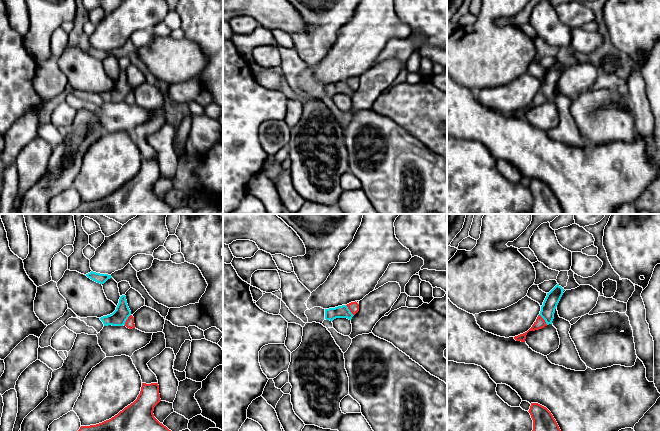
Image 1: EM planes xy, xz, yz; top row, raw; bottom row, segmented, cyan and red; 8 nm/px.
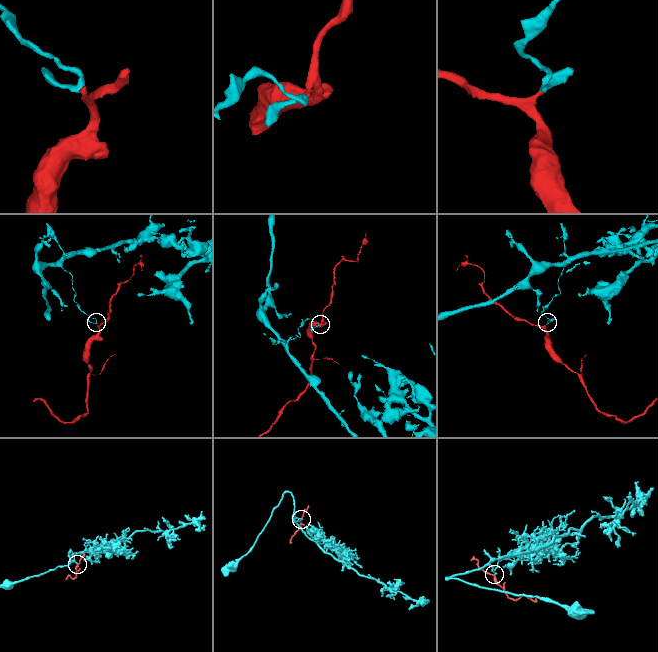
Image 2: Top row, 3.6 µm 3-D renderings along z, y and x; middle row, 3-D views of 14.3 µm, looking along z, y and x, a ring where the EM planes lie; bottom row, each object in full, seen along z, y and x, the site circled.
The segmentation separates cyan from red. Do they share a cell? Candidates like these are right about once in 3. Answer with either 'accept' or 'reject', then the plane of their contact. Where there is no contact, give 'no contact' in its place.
reject; meets cyan in xy

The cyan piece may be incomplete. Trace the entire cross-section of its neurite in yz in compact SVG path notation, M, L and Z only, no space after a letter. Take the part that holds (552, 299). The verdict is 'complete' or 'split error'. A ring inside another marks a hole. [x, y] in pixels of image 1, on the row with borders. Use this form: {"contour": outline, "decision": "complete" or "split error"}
{"contour": "M557 284L549 293L547 293L539 314L547 325L552 324L555 309L563 295L563 291L564 289Z", "decision": "complete"}

